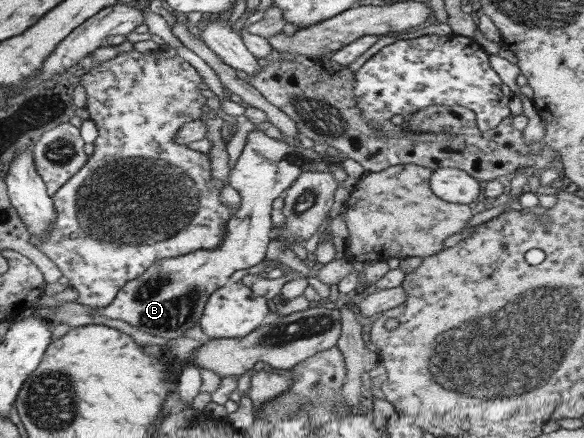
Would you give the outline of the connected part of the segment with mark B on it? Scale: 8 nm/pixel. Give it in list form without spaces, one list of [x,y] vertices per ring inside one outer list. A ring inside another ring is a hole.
[[[260,130],[248,132],[241,153],[226,180],[228,185],[238,192],[240,206],[226,221],[223,240],[218,247],[210,250],[198,249],[179,257],[161,258],[148,266],[139,277],[126,281],[104,308],[81,305],[73,299],[60,303],[56,310],[50,307],[26,310],[18,316],[18,320],[28,314],[35,314],[48,319],[52,328],[64,322],[72,329],[92,325],[91,318],[88,317],[92,312],[110,320],[123,320],[150,336],[166,340],[182,337],[185,332],[197,326],[206,299],[228,282],[232,272],[256,266],[264,258],[271,239],[270,229],[273,224],[270,221],[270,206],[274,199],[279,198],[280,193],[287,190],[301,172],[328,171],[327,166],[338,163],[340,159],[344,159],[342,168],[350,178],[360,178],[366,173],[358,162],[342,153],[336,157],[326,153],[320,156],[312,147],[301,149],[288,146],[281,140],[268,138]]]

